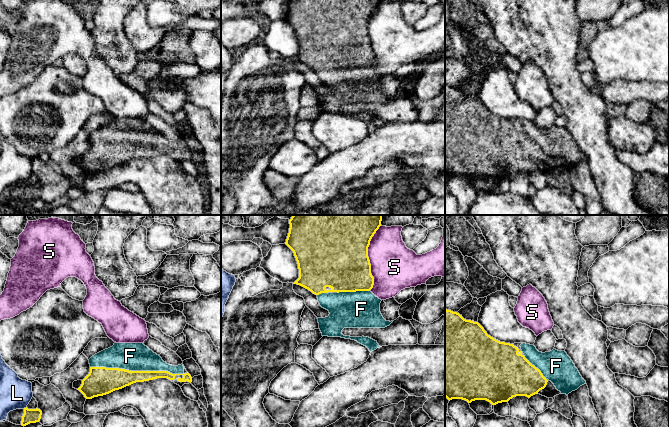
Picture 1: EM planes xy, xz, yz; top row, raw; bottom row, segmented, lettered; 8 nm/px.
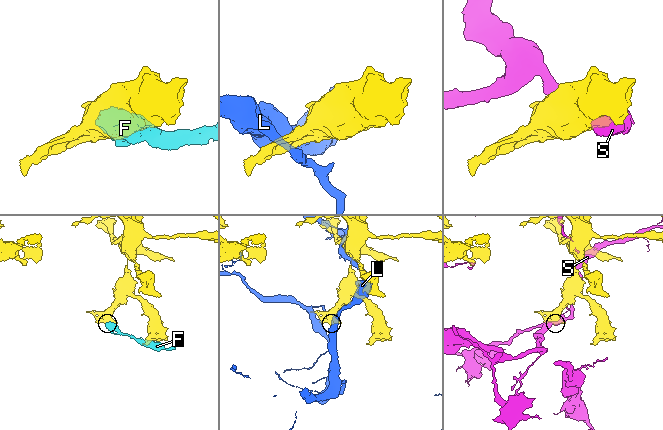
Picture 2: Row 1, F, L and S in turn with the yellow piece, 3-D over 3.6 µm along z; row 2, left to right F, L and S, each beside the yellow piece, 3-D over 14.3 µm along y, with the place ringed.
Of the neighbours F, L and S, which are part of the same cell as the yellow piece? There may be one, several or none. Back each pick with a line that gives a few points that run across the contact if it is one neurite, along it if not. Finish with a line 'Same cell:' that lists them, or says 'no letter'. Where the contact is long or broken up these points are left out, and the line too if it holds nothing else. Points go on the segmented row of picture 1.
Same cell: F

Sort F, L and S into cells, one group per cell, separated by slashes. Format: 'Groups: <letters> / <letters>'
Groups: F / L / S

